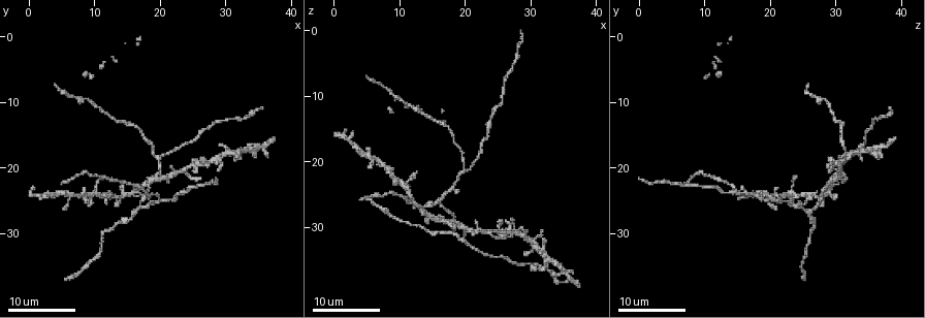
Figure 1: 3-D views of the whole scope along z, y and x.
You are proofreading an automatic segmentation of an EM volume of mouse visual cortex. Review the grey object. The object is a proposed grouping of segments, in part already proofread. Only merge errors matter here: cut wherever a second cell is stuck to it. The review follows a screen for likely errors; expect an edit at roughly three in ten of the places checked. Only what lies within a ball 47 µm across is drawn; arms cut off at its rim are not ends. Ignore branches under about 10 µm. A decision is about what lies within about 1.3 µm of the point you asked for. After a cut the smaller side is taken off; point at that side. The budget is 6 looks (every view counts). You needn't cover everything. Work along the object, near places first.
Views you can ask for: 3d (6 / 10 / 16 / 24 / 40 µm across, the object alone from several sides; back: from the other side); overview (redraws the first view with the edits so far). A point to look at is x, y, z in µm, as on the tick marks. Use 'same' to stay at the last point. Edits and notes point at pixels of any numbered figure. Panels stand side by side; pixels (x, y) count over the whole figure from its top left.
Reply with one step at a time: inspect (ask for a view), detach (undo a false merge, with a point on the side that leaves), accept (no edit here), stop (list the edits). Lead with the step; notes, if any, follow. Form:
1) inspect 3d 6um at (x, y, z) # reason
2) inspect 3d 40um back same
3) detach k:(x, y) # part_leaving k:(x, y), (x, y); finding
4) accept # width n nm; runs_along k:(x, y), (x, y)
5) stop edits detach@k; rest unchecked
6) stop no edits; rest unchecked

inspect 3d 24um at (16.0, 13.5, 31.0) # thick turns thin

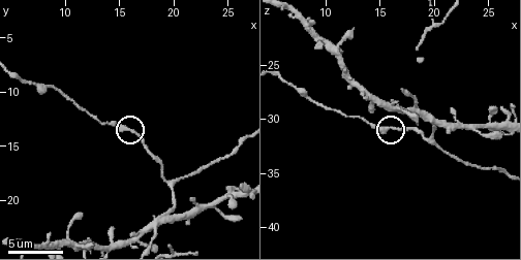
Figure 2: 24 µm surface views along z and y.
inspect 3d 6um at (16.4, 13.6, 30.8)

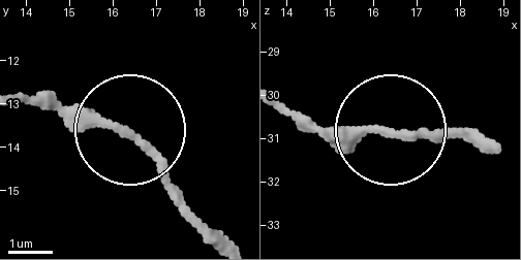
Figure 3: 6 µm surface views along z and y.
inspect 3d 6um back at (16.35, 13.60, 30.85)

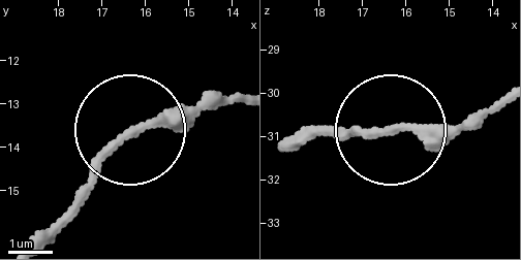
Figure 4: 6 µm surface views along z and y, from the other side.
accept # runs_along 4:(295, 147), (491, 112); one cell here

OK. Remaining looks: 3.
inspect 3d 6um at (18.4, 22.4, 28.8) # three arms meet

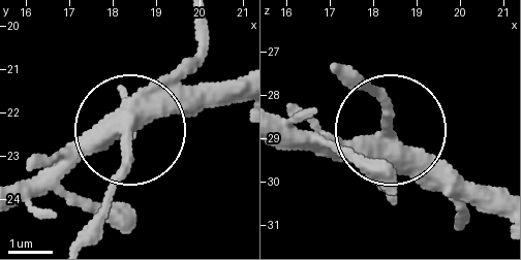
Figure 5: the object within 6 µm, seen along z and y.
accept # width 350 nm; runs_along 5:(125, 142), (136, 112), (200, 50); continuous, no second cell

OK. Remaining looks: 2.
inspect 3d 24um at (16.0, 27.0, 26.0) # branch point

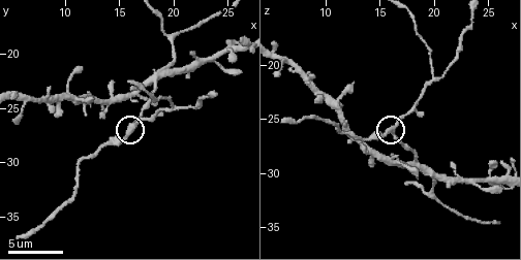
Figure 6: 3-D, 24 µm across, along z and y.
inspect 3d 6um at (16.2, 26.8, 25.8) # zoom in

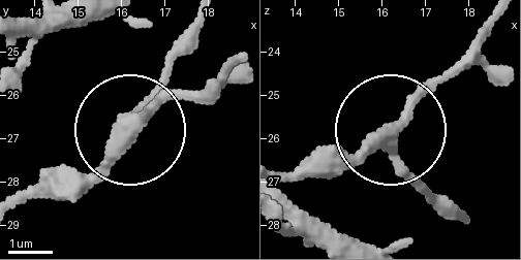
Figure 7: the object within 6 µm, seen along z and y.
accept # width 300 nm; runs_along 7:(459, 221), (381, 132), (318, 172); one cell here

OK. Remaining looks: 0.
stop no edits; rest unchecked

